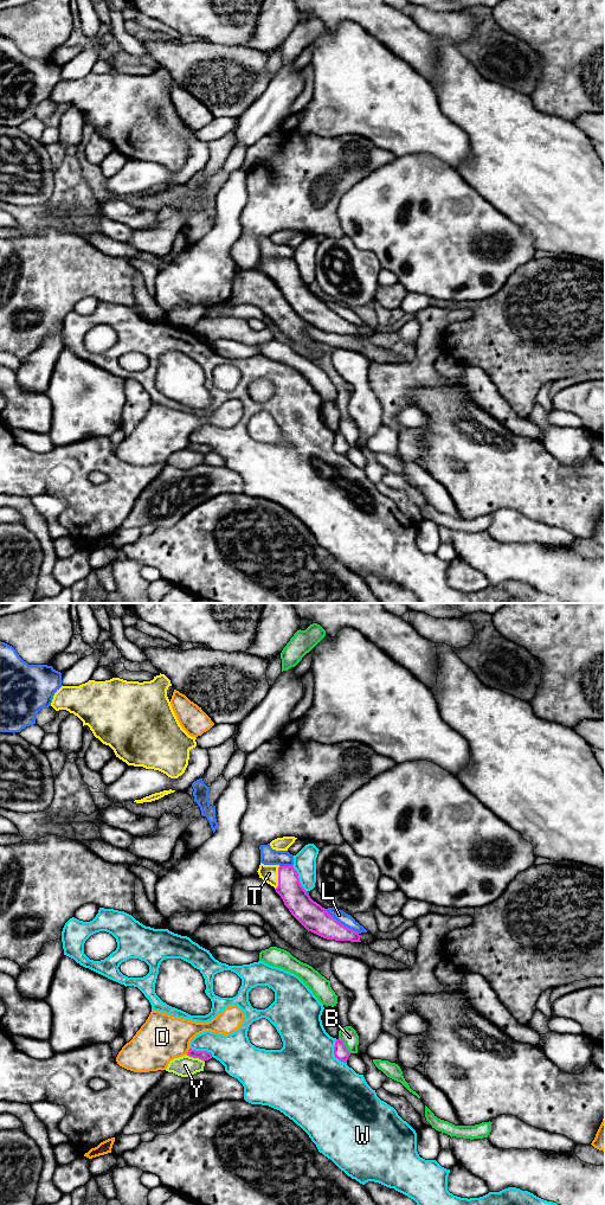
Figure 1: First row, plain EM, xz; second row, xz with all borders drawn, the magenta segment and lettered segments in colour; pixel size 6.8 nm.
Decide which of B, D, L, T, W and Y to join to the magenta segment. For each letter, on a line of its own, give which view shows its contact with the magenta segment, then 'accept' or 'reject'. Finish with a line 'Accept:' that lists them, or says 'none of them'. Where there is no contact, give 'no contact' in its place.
B: xz | reject
D: xz | reject
L: xz | reject
T: xz | accept
W: xz | reject
Y: xz | reject
Accept: T

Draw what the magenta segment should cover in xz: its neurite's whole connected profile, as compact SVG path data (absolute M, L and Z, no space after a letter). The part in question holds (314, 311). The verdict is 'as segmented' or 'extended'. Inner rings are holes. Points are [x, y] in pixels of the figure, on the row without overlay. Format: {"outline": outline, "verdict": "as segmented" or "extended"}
{"outline": "M264 258L258 262L259 271L275 281L284 299L291 308L308 323L323 332L335 334L361 335L359 326L345 320L330 309L324 301L314 295L300 276L298 267L294 259Z", "verdict": "extended"}

